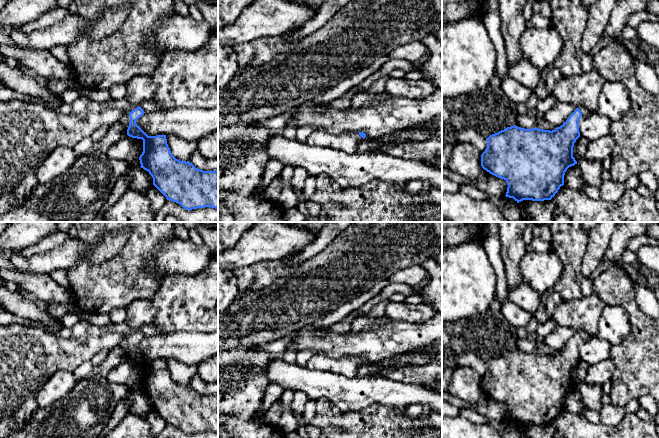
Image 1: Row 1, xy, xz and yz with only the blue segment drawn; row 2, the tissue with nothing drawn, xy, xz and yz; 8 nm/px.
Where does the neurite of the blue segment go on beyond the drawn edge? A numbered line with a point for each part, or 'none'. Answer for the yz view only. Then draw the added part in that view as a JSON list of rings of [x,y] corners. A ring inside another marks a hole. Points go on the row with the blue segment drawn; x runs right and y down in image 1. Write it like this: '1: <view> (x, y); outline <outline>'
1: yz (585, 112); outline [[[578,105],[577,108],[580,109],[581,113],[582,113],[582,118],[586,118],[592,114],[592,112],[589,111],[585,106]]]

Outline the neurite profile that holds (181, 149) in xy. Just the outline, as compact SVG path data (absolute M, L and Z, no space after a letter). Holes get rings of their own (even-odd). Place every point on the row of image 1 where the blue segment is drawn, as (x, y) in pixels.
M166 135L166 139L172 155L180 161L189 161L197 150L197 141L186 141L175 135Z

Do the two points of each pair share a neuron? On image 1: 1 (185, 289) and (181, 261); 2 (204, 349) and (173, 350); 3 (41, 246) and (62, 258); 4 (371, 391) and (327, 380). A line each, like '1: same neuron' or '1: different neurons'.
1: different neurons
2: same neuron
3: different neurons
4: same neuron

